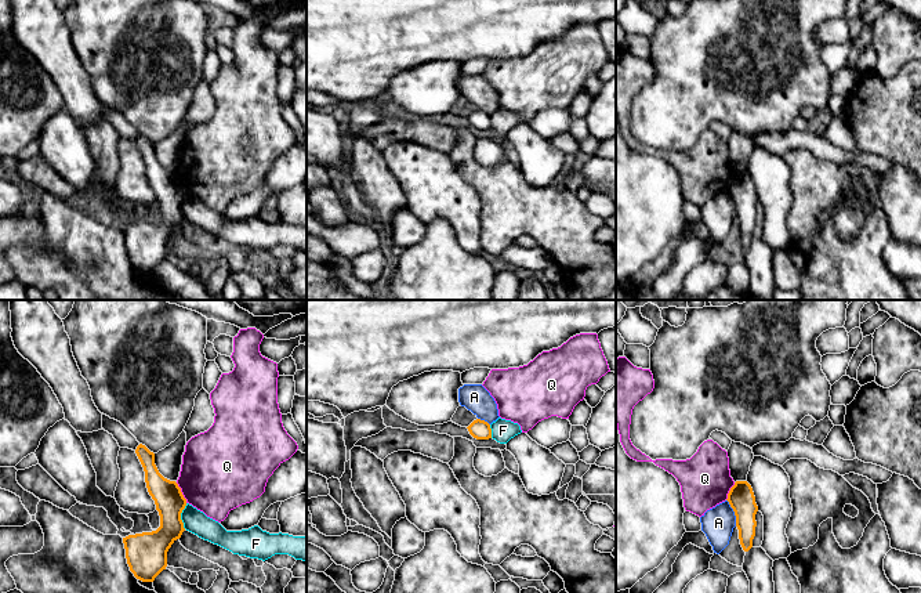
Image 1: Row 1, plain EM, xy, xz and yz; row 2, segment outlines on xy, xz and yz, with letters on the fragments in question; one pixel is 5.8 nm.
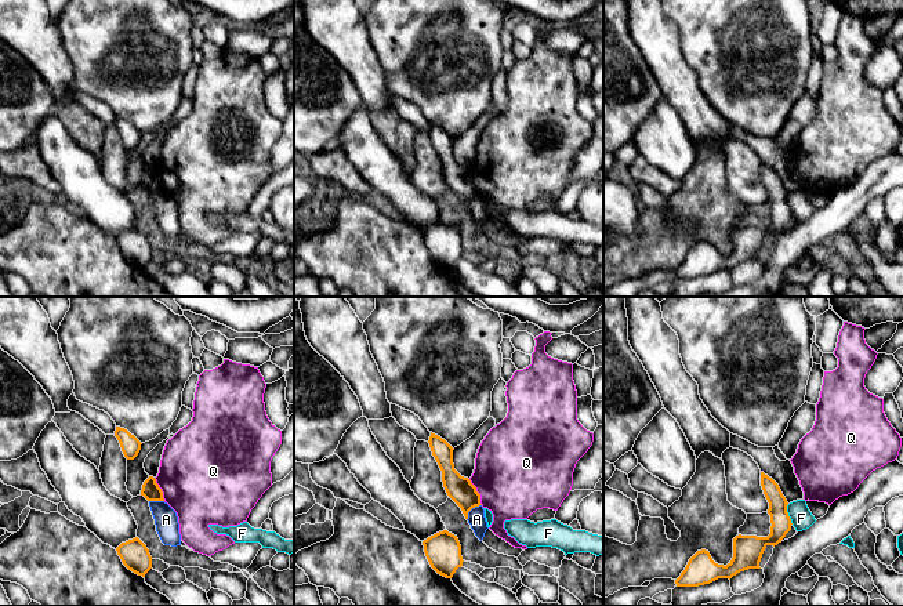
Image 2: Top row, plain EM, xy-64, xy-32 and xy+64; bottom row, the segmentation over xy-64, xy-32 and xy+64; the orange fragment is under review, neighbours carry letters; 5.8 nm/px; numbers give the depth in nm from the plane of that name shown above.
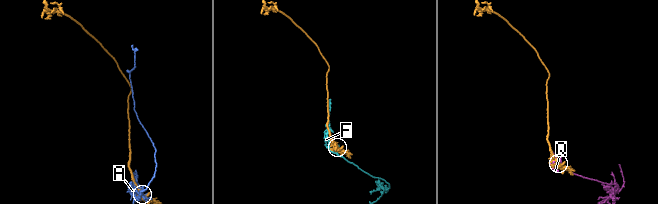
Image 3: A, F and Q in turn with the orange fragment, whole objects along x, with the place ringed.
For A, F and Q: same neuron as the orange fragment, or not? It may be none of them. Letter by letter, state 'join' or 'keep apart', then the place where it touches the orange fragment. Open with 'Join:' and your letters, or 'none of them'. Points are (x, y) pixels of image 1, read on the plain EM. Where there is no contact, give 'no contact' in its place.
Join: none of them
A: keep apart; contact yz (735, 203)
F: keep apart; contact xy (180, 206)
Q: keep apart; contact xy (181, 183)

